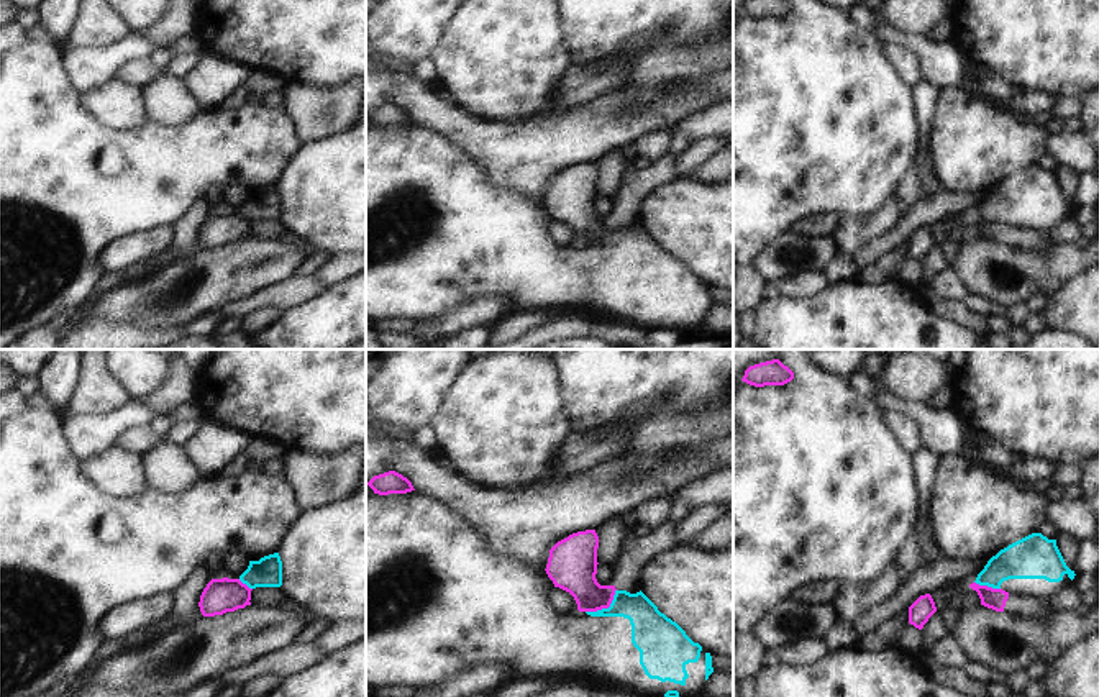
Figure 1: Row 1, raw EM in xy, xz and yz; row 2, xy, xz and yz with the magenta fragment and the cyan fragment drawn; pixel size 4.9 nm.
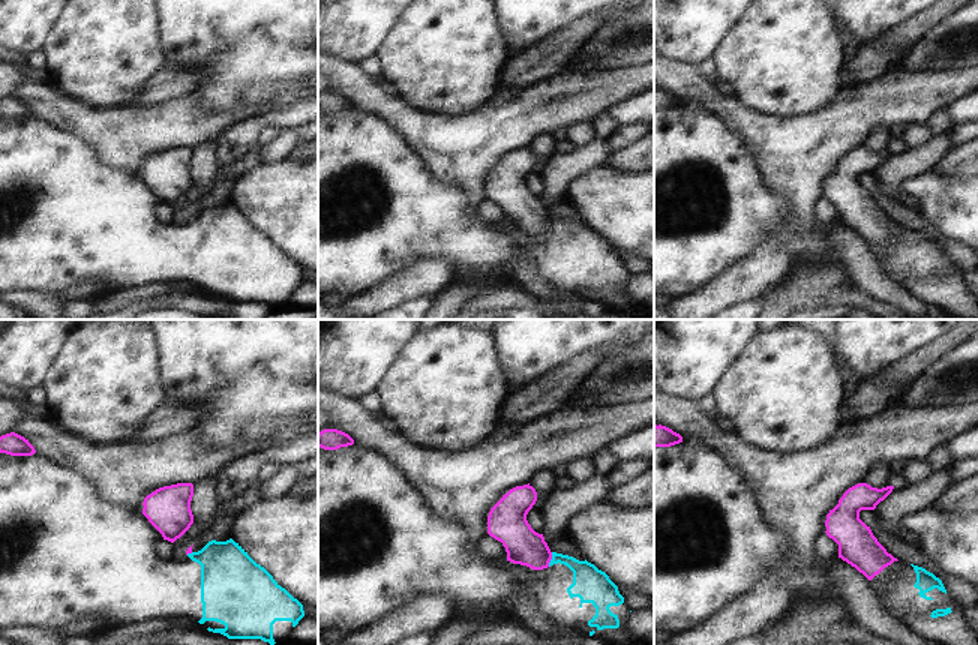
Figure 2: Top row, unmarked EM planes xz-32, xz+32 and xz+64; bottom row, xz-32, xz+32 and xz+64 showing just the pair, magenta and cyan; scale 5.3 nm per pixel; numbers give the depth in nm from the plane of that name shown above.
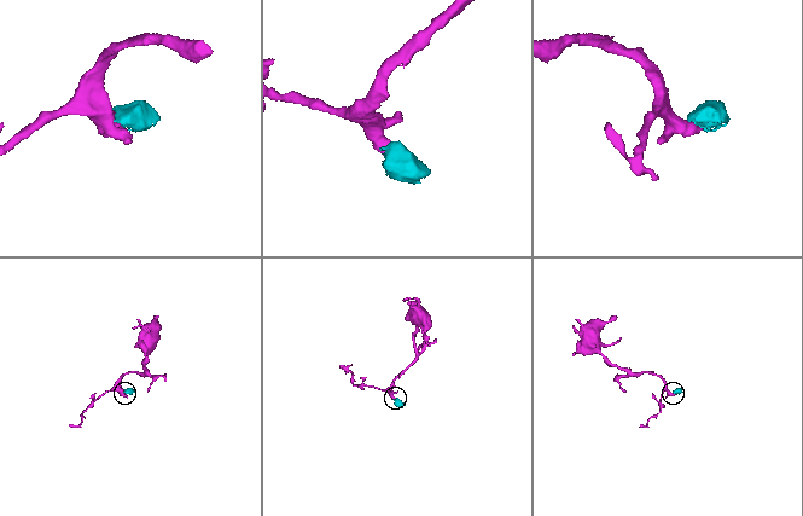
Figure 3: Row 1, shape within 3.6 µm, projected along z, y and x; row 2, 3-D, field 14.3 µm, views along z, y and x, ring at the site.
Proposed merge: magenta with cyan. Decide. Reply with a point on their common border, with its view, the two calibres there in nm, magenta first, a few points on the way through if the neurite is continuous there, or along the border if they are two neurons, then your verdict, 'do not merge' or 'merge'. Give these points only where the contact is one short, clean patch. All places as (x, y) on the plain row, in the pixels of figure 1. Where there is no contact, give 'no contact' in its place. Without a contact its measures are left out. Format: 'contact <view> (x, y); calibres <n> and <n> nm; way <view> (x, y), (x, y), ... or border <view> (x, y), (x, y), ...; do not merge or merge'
contact xz (606, 240); calibres 240 and 190 nm; border xz (615, 222), (614, 232), (607, 240), (586, 245); do not merge

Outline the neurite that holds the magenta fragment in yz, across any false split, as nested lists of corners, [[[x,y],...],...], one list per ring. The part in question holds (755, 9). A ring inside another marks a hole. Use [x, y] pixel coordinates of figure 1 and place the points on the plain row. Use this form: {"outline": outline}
{"outline": [[[748,0],[743,8],[743,15],[764,20],[764,18],[784,18],[794,11],[794,5],[789,0]]]}

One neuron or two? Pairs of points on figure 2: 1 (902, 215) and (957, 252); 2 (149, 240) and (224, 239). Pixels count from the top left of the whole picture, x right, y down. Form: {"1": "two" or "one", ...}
{"1": "one", "2": "one"}

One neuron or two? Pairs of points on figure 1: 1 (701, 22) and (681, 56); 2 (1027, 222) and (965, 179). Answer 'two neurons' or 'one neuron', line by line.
1: one neuron
2: one neuron

